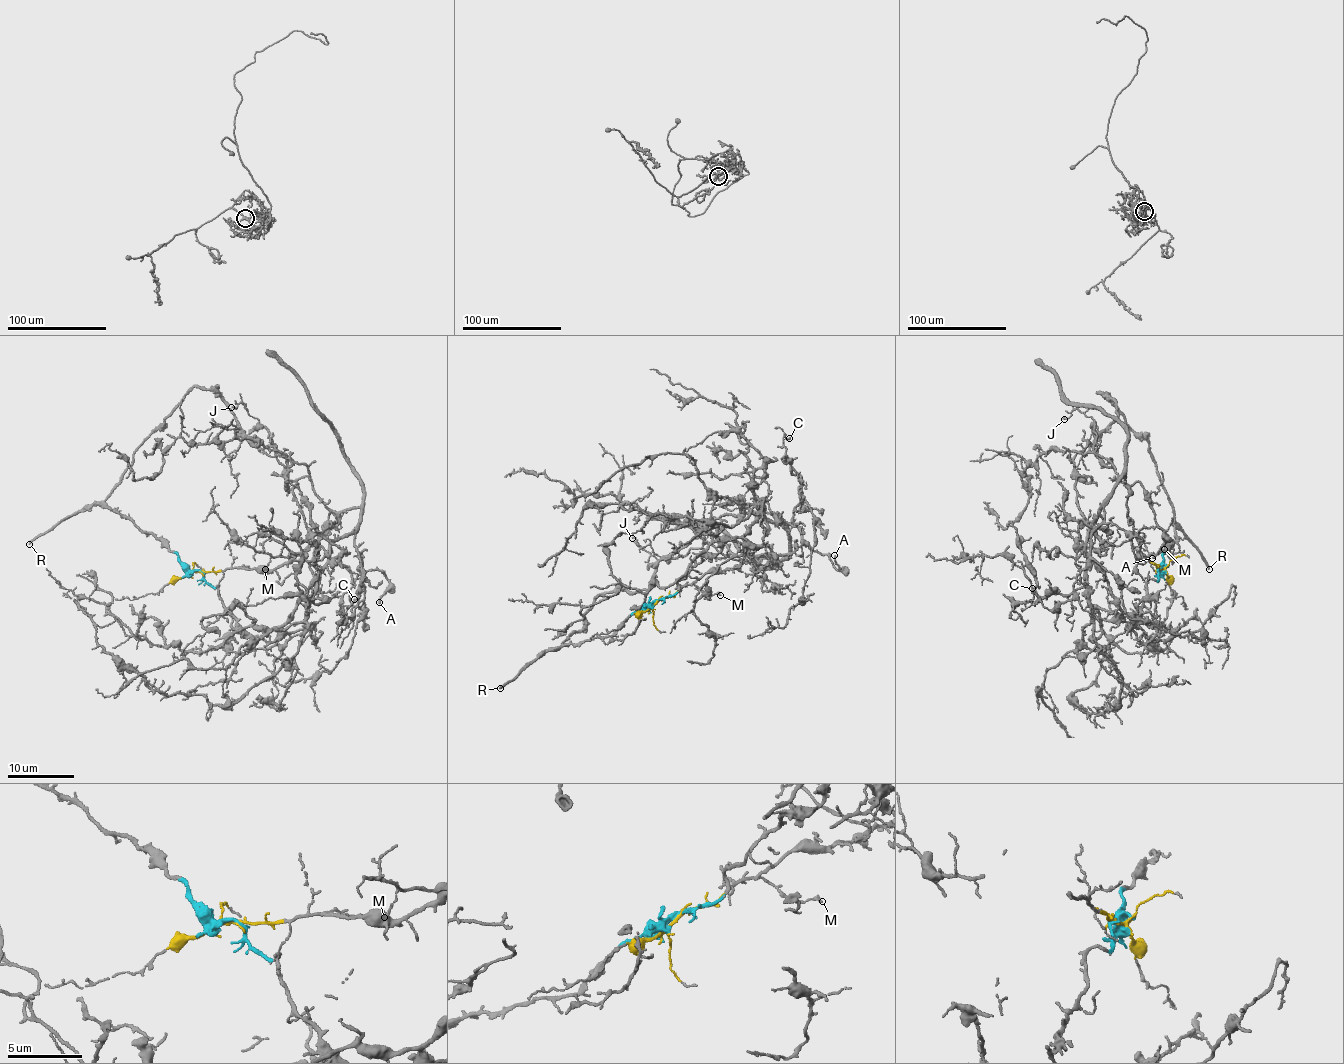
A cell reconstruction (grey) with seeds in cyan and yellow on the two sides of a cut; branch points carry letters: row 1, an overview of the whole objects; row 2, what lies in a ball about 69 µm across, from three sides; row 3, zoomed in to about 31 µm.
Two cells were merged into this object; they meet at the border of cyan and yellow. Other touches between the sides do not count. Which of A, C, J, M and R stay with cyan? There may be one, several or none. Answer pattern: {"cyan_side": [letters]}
{"cyan_side": ["R"]}

